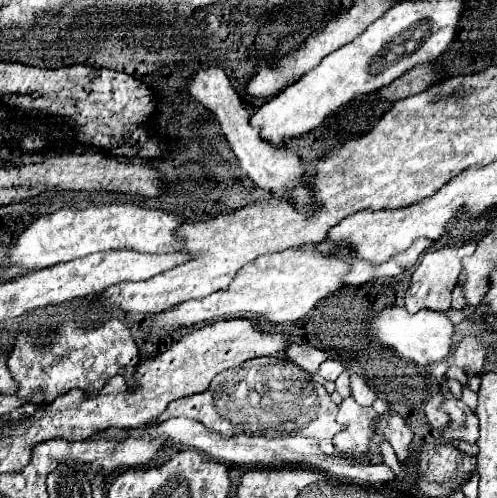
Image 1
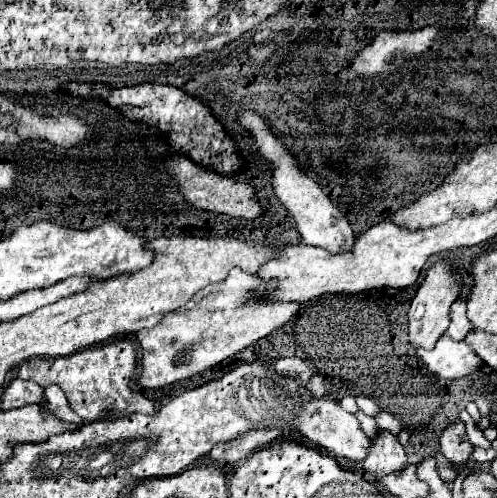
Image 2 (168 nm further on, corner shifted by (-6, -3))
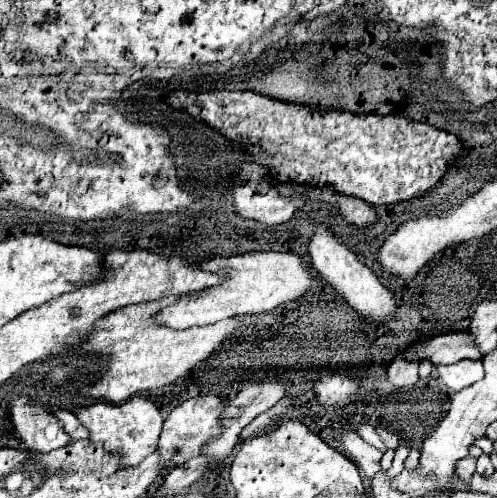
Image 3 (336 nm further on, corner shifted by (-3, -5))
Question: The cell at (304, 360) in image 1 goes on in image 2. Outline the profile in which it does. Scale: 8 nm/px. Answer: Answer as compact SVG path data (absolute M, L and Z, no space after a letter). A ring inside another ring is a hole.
M292 356L292 358L280 358L274 364L274 370L280 372L282 376L300 376L302 384L306 384L312 378L312 374L314 374L312 368L308 366L308 362L302 360L302 358L296 358L296 356Z

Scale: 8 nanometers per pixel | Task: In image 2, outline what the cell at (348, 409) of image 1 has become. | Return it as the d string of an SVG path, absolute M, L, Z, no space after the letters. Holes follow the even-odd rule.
M378 430L376 438L370 440L370 456L366 456L362 466L376 478L388 472L398 472L406 466L404 446L392 432Z

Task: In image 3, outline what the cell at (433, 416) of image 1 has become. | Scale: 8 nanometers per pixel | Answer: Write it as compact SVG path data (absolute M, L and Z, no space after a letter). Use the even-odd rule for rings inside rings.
M471 448L471 454L457 464L457 476L459 476L461 480L467 480L467 478L471 478L471 474L475 474L475 462L477 462L477 456L479 456L477 452L481 454L481 450Z

